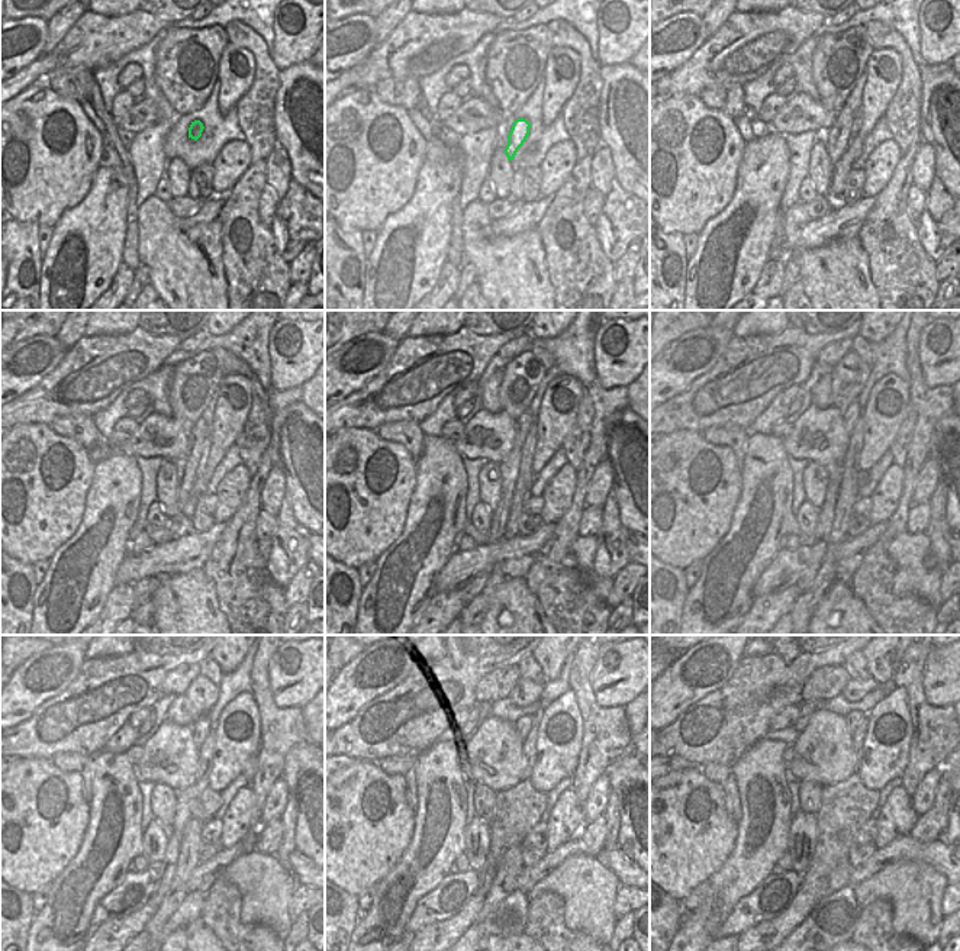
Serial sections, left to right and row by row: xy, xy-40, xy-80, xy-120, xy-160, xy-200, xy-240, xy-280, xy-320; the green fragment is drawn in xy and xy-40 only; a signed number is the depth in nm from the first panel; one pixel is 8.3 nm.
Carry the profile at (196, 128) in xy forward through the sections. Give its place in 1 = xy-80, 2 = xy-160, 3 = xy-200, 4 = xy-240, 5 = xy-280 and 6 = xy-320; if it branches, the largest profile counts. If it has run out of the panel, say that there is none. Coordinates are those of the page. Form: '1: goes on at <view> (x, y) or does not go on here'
1: goes on at xy-80 (836, 139)
2: goes on at xy-160 (509, 467)
3: goes on at xy-200 (824, 516)
4: goes on at xy-240 (173, 838)
5: goes on at xy-280 (524, 725)
6: goes on at xy-320 (853, 718)

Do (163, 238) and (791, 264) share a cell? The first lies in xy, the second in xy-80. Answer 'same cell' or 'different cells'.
different cells

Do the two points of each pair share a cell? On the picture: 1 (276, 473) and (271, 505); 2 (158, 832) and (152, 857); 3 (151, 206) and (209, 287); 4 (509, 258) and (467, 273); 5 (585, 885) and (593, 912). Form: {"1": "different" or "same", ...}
{"1": "same", "2": "same", "3": "same", "4": "different", "5": "same"}

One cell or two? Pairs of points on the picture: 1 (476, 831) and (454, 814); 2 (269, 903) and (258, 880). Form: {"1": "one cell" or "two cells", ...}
{"1": "two cells", "2": "one cell"}

